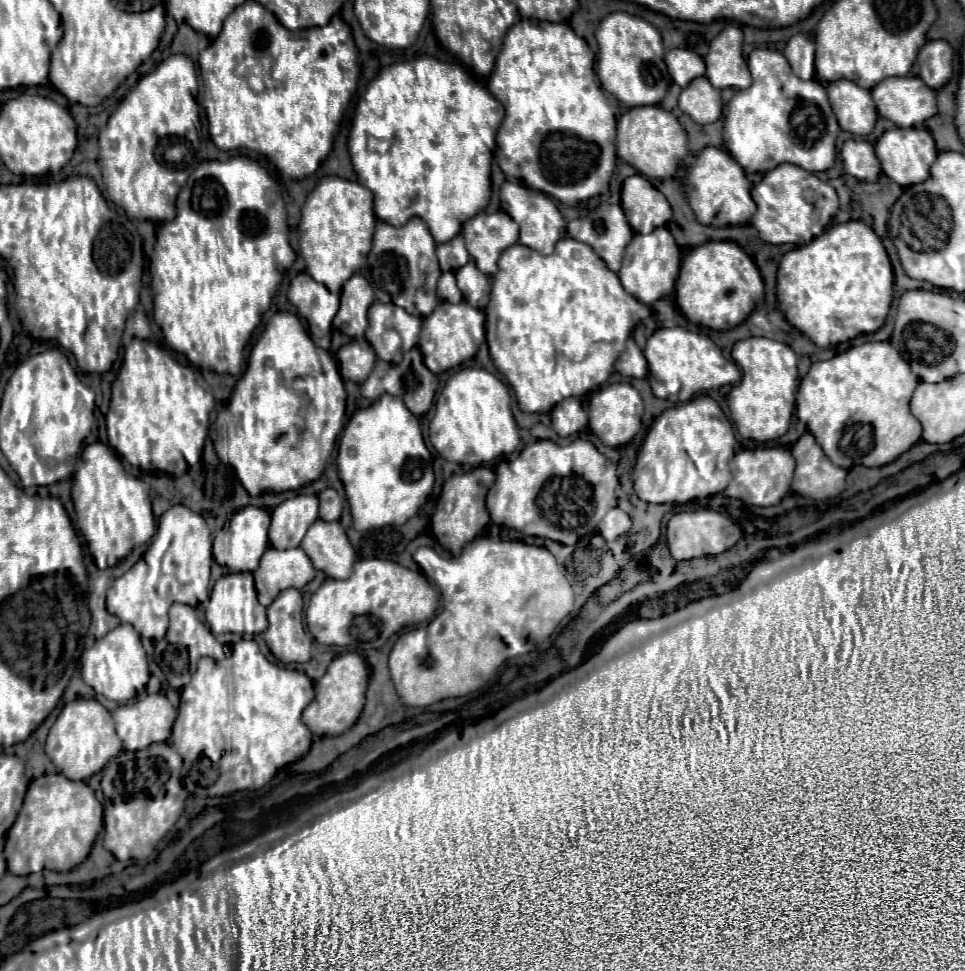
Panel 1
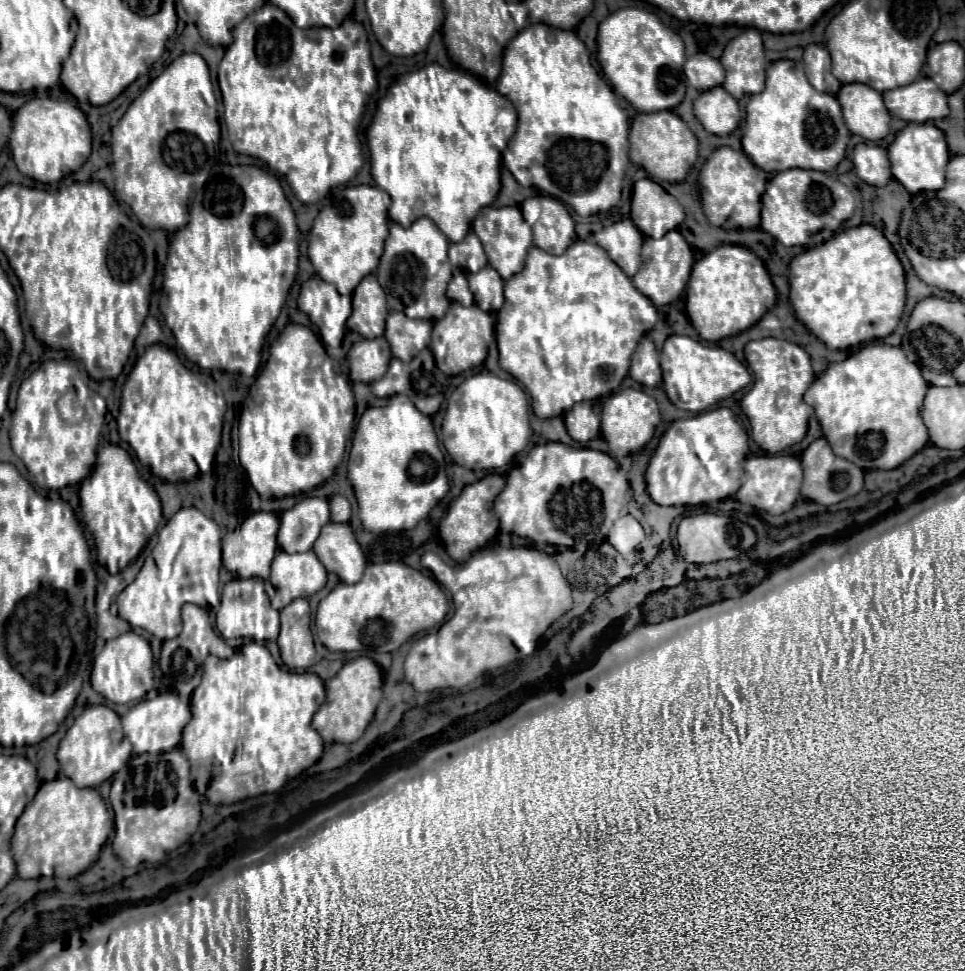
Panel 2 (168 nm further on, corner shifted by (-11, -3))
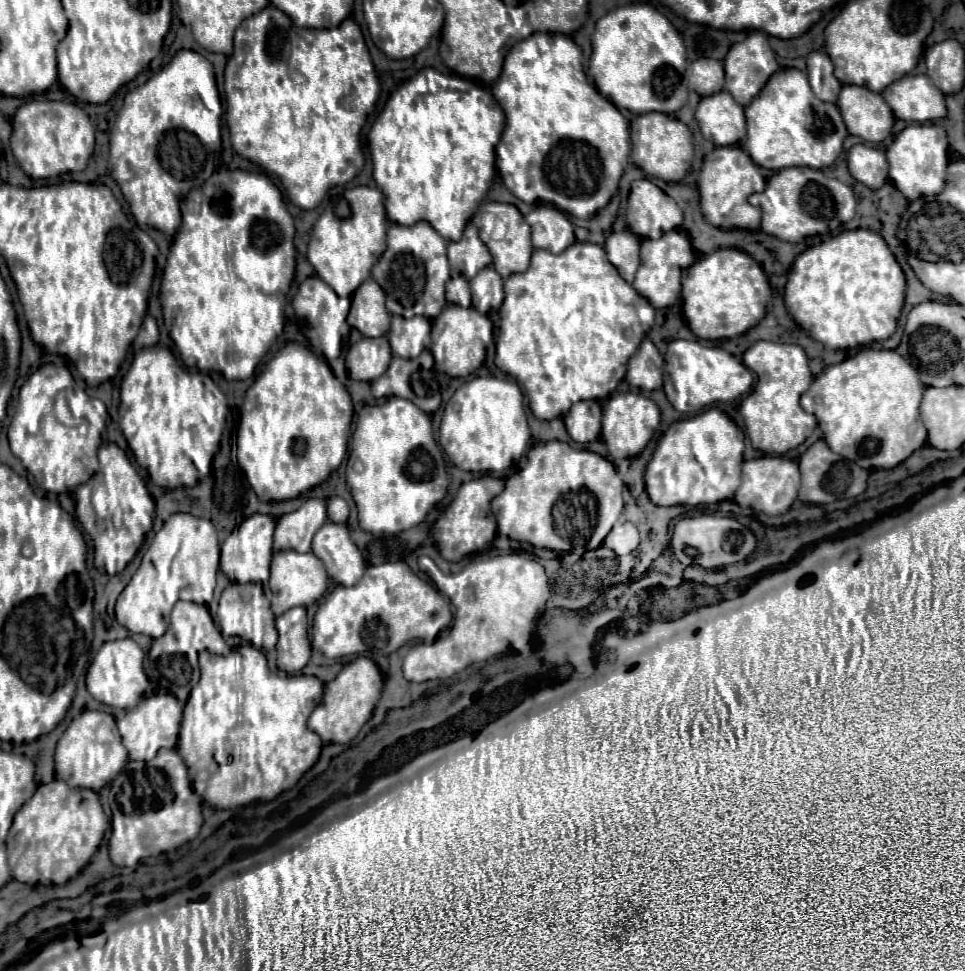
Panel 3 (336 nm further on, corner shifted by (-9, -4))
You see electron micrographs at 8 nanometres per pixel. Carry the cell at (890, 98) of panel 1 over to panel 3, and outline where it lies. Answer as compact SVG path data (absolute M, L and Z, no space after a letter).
M904 75L904 79L888 85L882 95L892 107L896 119L924 123L946 117L944 93L928 75Z

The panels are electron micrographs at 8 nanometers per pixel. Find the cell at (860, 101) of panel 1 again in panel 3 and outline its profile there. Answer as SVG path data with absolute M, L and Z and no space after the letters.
M842 85L838 109L848 127L848 133L858 135L864 141L880 143L892 131L892 109L884 103L880 93L868 91L866 87Z

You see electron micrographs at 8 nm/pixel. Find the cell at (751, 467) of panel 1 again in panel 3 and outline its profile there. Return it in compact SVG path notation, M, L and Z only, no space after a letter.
M758 457L758 459L744 461L742 485L738 487L734 499L740 507L750 507L754 511L776 517L790 509L798 489L800 489L800 471L796 461L786 457Z

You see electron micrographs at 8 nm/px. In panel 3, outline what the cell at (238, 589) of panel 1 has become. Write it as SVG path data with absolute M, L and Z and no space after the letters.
M232 583L224 589L218 607L218 623L222 635L236 635L250 641L256 649L262 647L264 613L268 611L268 599L262 593L262 585Z

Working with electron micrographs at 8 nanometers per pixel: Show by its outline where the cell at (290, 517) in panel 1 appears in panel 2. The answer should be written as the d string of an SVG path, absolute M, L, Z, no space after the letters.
M304 498L280 516L278 544L284 552L312 550L322 526L330 520L326 498Z

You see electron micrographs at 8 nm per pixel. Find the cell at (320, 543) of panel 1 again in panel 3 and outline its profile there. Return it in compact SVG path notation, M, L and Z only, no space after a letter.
M326 521L312 539L312 553L324 563L328 575L340 585L356 585L366 569L366 561L342 523Z

